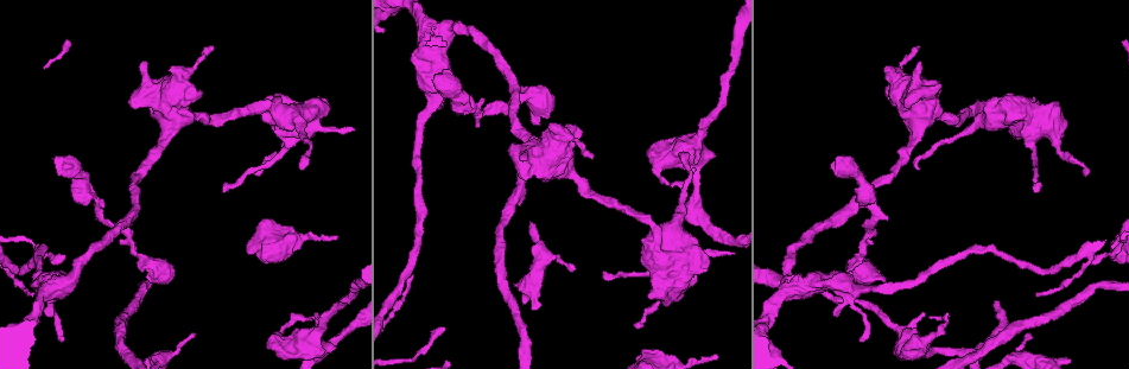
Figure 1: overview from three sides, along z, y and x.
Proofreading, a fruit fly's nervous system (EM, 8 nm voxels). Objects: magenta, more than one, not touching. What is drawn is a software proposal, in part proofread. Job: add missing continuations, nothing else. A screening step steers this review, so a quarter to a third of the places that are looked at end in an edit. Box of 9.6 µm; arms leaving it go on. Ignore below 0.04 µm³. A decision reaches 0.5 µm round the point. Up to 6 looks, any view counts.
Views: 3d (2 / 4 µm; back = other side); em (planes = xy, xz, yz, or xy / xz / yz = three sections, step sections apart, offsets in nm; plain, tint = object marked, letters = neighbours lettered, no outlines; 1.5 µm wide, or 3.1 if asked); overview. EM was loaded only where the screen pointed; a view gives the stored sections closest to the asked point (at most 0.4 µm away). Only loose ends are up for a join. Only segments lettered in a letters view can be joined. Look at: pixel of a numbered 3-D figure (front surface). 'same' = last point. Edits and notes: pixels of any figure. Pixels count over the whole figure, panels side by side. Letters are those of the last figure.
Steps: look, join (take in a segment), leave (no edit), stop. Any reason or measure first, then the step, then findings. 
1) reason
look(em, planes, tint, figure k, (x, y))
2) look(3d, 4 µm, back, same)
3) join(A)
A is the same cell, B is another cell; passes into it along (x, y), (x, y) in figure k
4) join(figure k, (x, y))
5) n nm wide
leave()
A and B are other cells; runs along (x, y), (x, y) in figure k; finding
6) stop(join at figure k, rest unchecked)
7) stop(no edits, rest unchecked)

end of a long branch
look(em, planes, plain, figure 1, (842, 158))

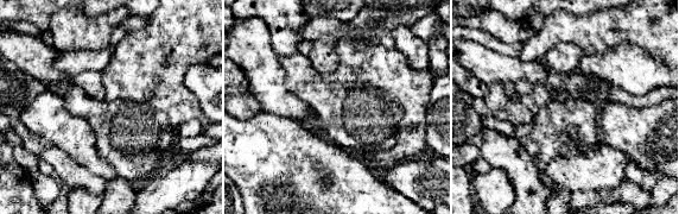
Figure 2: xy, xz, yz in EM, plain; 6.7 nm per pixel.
what lies round it
look(em, planes, letters, same)

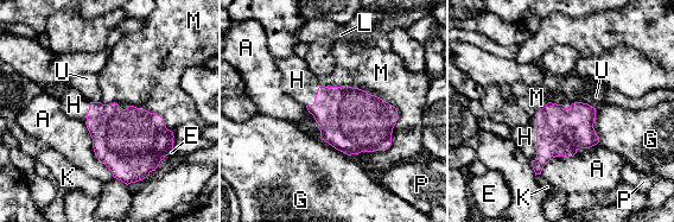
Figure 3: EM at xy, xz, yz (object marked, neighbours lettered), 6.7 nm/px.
M touches over 650 nm
join(H)
H is the same cell, A, E, G, K, L, M, P and U are other cells; it goes on there

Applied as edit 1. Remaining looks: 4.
an open end
look(em, yz, step 8, tint, figure 1, (573, 271))

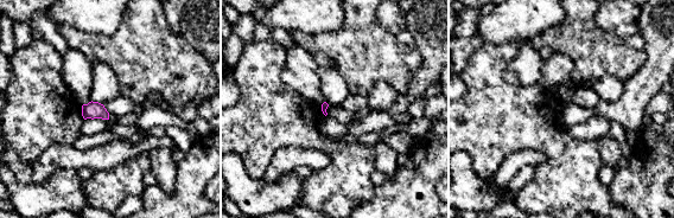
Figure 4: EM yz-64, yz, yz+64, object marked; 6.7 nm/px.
another direction
look(em, planes, letters, same)

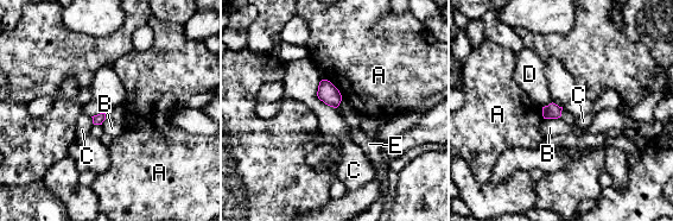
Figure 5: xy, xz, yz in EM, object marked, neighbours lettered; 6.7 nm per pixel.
A touches over 170 nm
leave()
A, B, C, D and E are other cells; no lettered segment goes on from it

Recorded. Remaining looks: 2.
stop(join at figure 3, rest unchecked)

